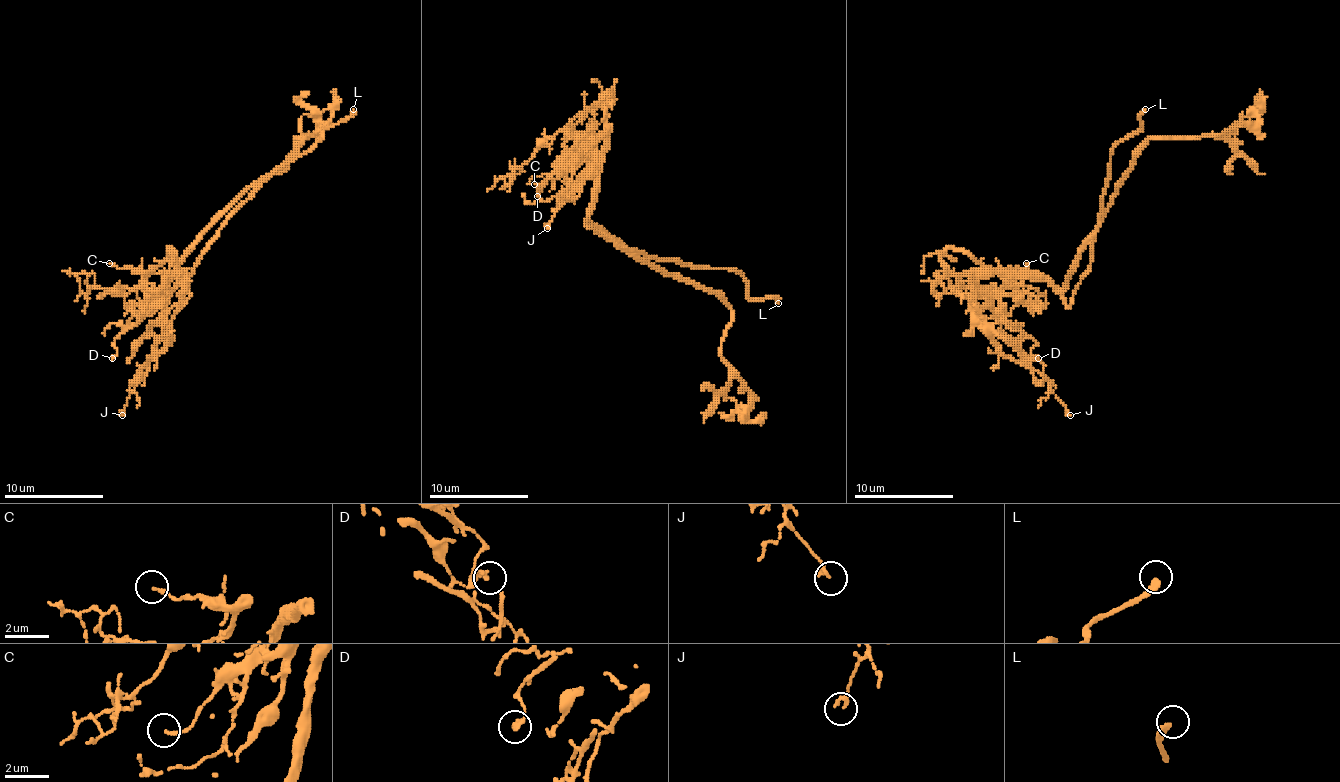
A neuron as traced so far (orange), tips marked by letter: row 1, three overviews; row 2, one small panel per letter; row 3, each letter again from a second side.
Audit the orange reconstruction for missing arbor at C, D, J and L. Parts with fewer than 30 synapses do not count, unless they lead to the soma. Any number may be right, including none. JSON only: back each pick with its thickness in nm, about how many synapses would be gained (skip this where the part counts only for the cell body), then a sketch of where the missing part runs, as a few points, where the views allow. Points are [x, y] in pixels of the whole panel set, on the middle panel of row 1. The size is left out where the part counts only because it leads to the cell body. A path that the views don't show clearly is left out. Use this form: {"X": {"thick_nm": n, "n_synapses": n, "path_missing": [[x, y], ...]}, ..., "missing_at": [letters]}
{"L": {"thick_nm": 240, "path_missing": [[778, 303], [778, 296], [803, 263], [803, 246]]}, "missing_at": ["L"]}

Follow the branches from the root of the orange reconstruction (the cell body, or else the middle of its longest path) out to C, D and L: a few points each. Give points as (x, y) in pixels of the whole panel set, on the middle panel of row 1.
C: (614, 238), (589, 221), (602, 136), (584, 176), (567, 194), (562, 164), (544, 184), (534, 184)
D: (614, 238), (589, 221), (594, 179), (604, 144), (602, 136), (592, 144), (579, 146), (537, 196)
L: (614, 238), (646, 261), (671, 258), (689, 266), (734, 268), (743, 278), (751, 298), (773, 298), (778, 303)

